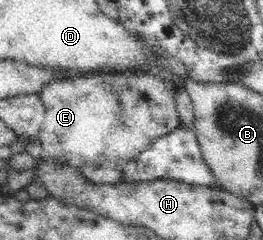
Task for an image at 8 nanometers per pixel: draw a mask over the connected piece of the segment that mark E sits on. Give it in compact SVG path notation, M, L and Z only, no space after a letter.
M92 73L91 75L77 75L76 77L68 79L57 79L53 83L46 84L39 92L41 101L45 106L45 119L36 137L37 141L41 144L42 152L40 157L41 159L47 157L57 158L61 162L76 168L81 167L82 163L86 163L87 165L95 165L95 167L98 168L111 167L111 169L117 169L117 167L121 167L126 163L124 160L125 158L136 156L151 142L161 136L167 135L178 126L178 123L181 121L179 121L179 116L176 110L175 93L176 91L173 91L173 87L167 87L165 82L158 81L157 78L142 75L121 75L120 73Z

